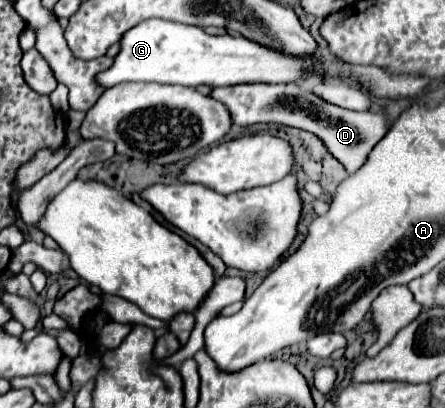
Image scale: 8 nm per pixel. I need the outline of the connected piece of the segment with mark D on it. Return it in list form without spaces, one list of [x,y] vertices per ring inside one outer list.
[[[238,84],[226,88],[214,88],[212,98],[226,104],[230,110],[234,124],[250,126],[250,124],[284,124],[292,128],[300,128],[306,132],[314,132],[324,140],[324,146],[340,164],[344,164],[348,174],[354,174],[358,168],[364,166],[372,148],[384,138],[390,128],[390,122],[384,114],[376,112],[354,112],[330,102],[324,102],[310,90],[302,90],[296,84]]]

